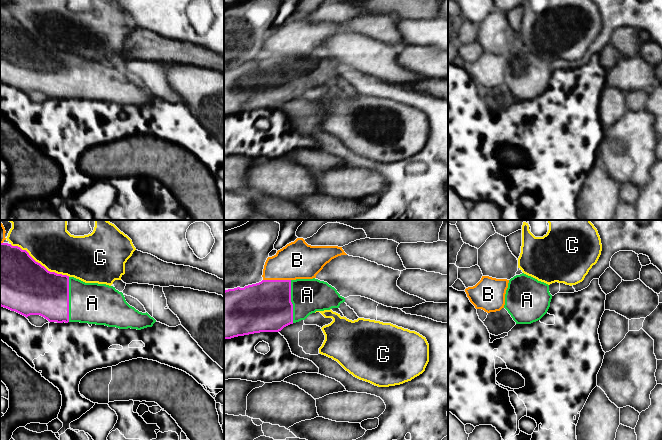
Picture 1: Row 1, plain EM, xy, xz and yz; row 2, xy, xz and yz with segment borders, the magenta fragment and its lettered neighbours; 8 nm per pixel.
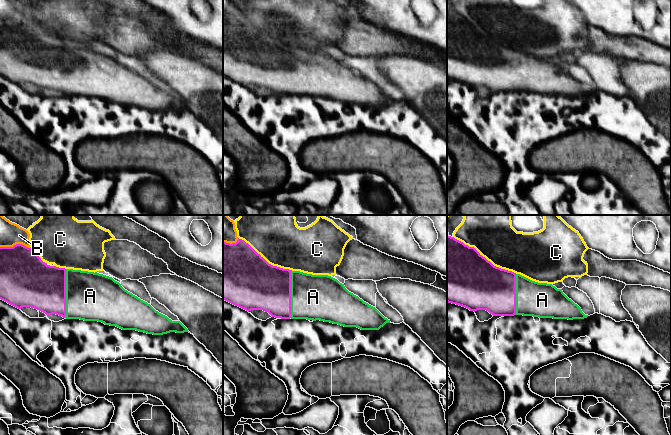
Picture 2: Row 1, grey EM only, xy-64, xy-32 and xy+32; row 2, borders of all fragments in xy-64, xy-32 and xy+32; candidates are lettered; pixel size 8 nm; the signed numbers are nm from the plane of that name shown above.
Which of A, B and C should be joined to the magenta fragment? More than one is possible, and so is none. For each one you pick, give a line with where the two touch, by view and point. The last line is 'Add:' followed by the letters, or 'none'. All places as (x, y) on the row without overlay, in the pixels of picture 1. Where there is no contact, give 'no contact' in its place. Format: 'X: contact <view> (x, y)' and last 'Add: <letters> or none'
A: contact xy (68, 75)
Add: A

